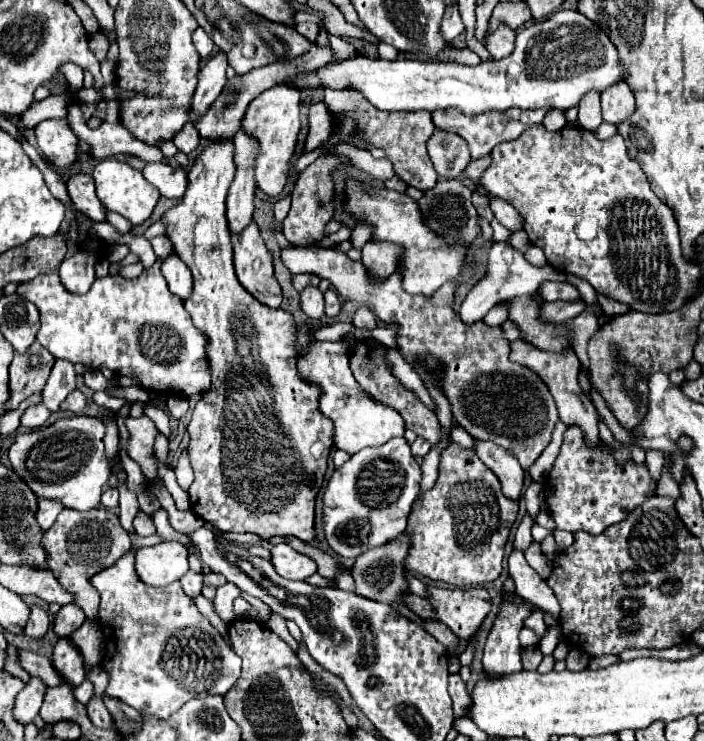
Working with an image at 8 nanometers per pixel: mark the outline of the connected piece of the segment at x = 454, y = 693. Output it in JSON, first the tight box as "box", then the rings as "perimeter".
{"box":[448,674,470,716],"perimeter":[[[450,674],[448,676],[448,692],[450,692],[450,698],[452,698],[452,708],[454,708],[454,716],[464,716],[466,714],[466,708],[470,704],[470,696],[468,696],[468,690],[466,690],[466,684],[464,680],[460,678],[460,674]]]}

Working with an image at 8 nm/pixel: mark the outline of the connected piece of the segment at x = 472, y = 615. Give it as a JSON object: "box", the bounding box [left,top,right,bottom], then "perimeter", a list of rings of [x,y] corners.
{"box":[426,586,490,638],"perimeter":[[[426,586],[428,602],[434,606],[438,620],[442,620],[456,636],[466,638],[482,624],[490,612],[490,594],[486,588],[438,588]]]}

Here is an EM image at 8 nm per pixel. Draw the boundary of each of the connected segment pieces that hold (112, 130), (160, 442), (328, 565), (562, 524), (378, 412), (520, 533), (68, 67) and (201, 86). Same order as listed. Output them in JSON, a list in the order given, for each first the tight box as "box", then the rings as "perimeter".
[{"box":[67,106,164,162],"perimeter":[[[72,106],[68,110],[67,120],[74,134],[90,144],[90,156],[94,160],[104,160],[114,154],[136,154],[144,162],[162,162],[164,154],[156,150],[154,146],[148,146],[140,140],[136,140],[120,120],[104,120],[100,128],[92,130],[84,122],[84,116],[80,112],[80,106]]]},{"box":[154,433,174,469],"perimeter":[[[159,433],[154,444],[154,452],[156,456],[169,468],[174,469],[174,466],[167,460],[168,455],[168,440],[164,434]]]},{"box":[286,536,346,582],"perimeter":[[[292,536],[286,538],[286,542],[288,542],[294,550],[298,550],[298,552],[310,556],[310,558],[318,564],[318,574],[324,576],[324,578],[328,578],[330,582],[334,582],[336,576],[346,570],[336,558],[332,558],[328,552],[324,552],[324,550],[312,546],[312,544],[304,544],[302,540],[296,540],[296,538],[292,538]]]},{"box":[546,424,658,536],"perimeter":[[[572,424],[566,428],[560,454],[554,460],[554,466],[546,478],[546,506],[550,516],[556,522],[556,528],[568,532],[588,532],[598,536],[604,528],[626,520],[632,508],[644,504],[644,500],[656,496],[658,480],[648,472],[646,464],[616,464],[612,456],[612,446],[604,442],[604,448],[588,448],[580,428]]]},{"box":[300,342,404,454],"perimeter":[[[314,342],[306,352],[300,352],[300,374],[322,388],[320,412],[334,420],[334,446],[346,450],[348,454],[356,454],[366,446],[380,446],[394,436],[404,436],[404,420],[394,408],[380,404],[368,396],[356,378],[350,372],[348,352],[344,342]]]},{"box":[513,512,534,552],"perimeter":[[[528,512],[524,515],[522,522],[519,524],[515,539],[513,543],[513,547],[517,550],[522,550],[524,552],[526,548],[531,544],[533,538],[531,536],[531,528],[534,524],[534,520],[529,515]]]},{"box":[60,64,84,90],"perimeter":[[[64,64],[64,66],[60,68],[60,72],[66,76],[66,80],[70,82],[72,88],[80,90],[80,88],[84,86],[84,84],[82,84],[84,74],[82,74],[82,68],[80,68],[80,66],[76,66],[76,64]]]},{"box":[192,50,228,116],"perimeter":[[[220,50],[206,60],[206,66],[198,74],[198,86],[192,96],[192,110],[196,116],[204,114],[208,106],[216,100],[216,96],[222,92],[226,84],[226,68],[228,60]]]}]

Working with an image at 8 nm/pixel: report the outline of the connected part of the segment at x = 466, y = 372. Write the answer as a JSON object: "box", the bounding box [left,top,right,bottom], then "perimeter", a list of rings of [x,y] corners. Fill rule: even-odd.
{"box":[282,246,558,470],"perimeter":[[[292,246],[292,248],[282,250],[282,260],[292,274],[308,272],[308,274],[316,274],[320,278],[326,278],[336,288],[336,292],[342,300],[364,304],[364,306],[372,308],[372,312],[376,314],[376,318],[380,322],[390,324],[390,326],[398,326],[396,342],[398,342],[400,354],[420,374],[422,380],[426,380],[428,376],[436,378],[438,388],[444,390],[446,398],[450,400],[450,408],[452,408],[456,422],[472,438],[490,440],[490,442],[502,446],[504,450],[508,450],[512,456],[516,456],[520,460],[520,466],[524,470],[528,470],[540,458],[544,448],[550,444],[550,434],[554,430],[554,422],[558,420],[558,410],[552,400],[552,394],[550,394],[548,386],[540,380],[540,376],[536,376],[536,372],[510,360],[510,342],[506,340],[502,326],[488,326],[484,320],[478,320],[476,324],[470,326],[460,320],[458,312],[454,310],[454,298],[456,298],[456,290],[458,290],[456,284],[442,284],[440,292],[436,292],[436,296],[408,294],[402,288],[400,268],[392,276],[388,276],[386,280],[378,282],[378,280],[372,280],[372,276],[368,276],[368,268],[364,268],[362,260],[358,260],[358,262],[350,260],[344,252],[330,250],[330,248],[324,250],[324,248],[314,248],[314,246]],[[426,354],[430,354],[438,360],[440,374],[432,372],[428,366],[424,366],[420,362],[420,360],[424,360]]]}

